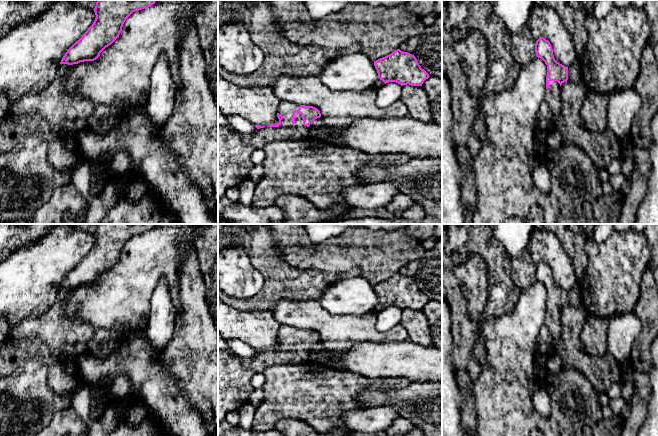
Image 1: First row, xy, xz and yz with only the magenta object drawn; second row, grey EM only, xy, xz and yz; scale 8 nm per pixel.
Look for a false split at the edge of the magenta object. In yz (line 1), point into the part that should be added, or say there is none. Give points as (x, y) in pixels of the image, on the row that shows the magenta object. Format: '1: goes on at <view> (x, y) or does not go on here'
1: goes on at yz (550, 107)

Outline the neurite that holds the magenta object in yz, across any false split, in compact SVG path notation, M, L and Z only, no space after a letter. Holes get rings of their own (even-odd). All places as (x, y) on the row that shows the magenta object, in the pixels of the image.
M539 37L535 44L536 57L541 58L547 65L546 94L536 118L536 131L550 130L552 120L561 112L561 88L567 80L583 82L579 63L566 67L557 62L553 49L548 40Z

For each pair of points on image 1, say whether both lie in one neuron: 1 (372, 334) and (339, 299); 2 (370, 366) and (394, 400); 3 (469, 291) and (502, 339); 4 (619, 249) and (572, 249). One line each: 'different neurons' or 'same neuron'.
1: different neurons
2: different neurons
3: different neurons
4: different neurons

